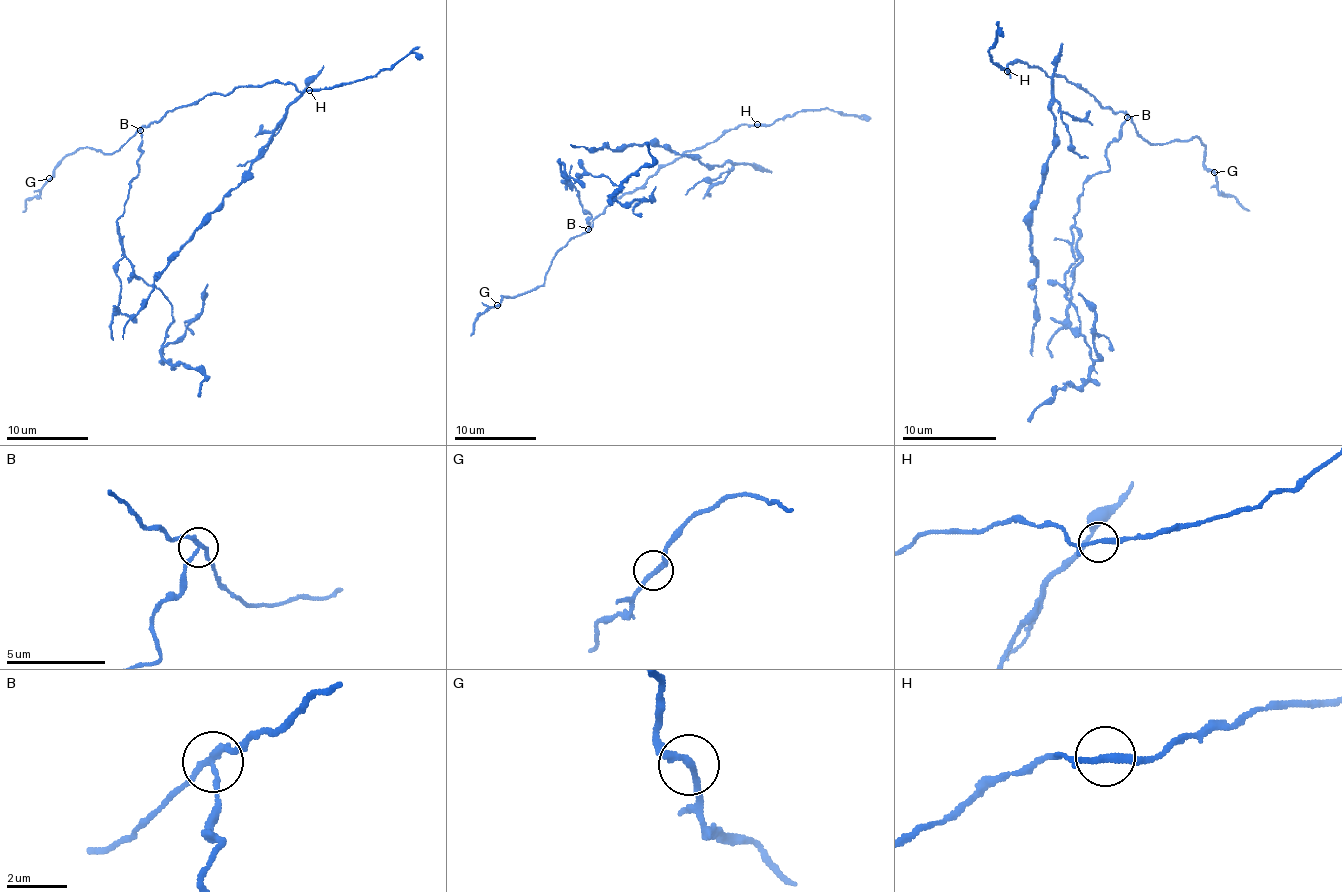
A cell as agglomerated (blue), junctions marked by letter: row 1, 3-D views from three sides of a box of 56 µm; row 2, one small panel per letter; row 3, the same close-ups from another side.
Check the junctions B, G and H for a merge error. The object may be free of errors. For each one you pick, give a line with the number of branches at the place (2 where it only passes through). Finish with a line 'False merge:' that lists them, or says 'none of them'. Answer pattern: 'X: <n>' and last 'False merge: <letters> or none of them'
B: 3
False merge: B

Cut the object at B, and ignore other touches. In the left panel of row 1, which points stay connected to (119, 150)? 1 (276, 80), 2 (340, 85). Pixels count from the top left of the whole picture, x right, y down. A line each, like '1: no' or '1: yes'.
1: yes
2: yes

